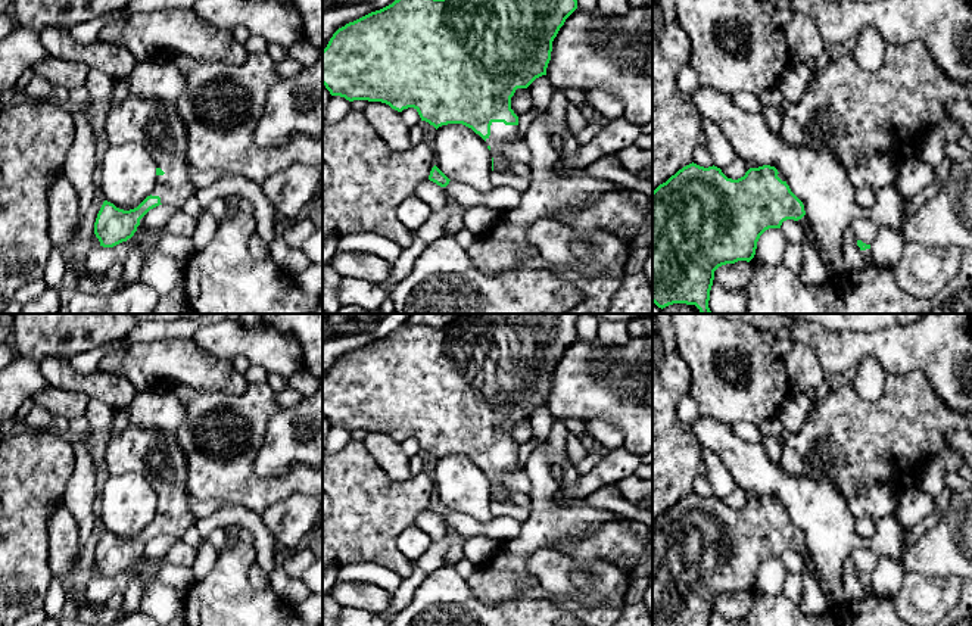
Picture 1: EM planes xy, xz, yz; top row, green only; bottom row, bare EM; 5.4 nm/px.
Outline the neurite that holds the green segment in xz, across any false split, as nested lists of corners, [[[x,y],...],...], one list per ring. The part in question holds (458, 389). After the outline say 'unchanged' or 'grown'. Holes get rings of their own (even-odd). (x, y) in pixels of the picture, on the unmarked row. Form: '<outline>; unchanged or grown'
[[[461,314],[443,328],[405,324],[392,334],[346,354],[333,364],[327,377],[323,380],[323,414],[331,426],[345,427],[349,432],[381,432],[398,442],[414,437],[421,451],[429,452],[436,460],[448,454],[462,454],[486,471],[492,483],[492,501],[510,501],[511,490],[502,477],[505,473],[521,470],[518,464],[518,446],[511,439],[511,427],[517,418],[527,418],[536,408],[546,405],[552,371],[566,349],[577,339],[577,317],[579,314]]]; grown

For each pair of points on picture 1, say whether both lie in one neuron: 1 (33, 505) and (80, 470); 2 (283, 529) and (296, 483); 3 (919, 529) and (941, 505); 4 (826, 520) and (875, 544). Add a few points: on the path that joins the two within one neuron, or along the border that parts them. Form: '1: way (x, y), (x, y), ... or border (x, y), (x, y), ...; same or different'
1: border (69, 444), (74, 452), (74, 472), (62, 501); different
2: border (307, 494), (293, 494), (262, 511); different
3: way (925, 525), (938, 511); same
4: way (838, 532), (847, 541), (863, 544); same

